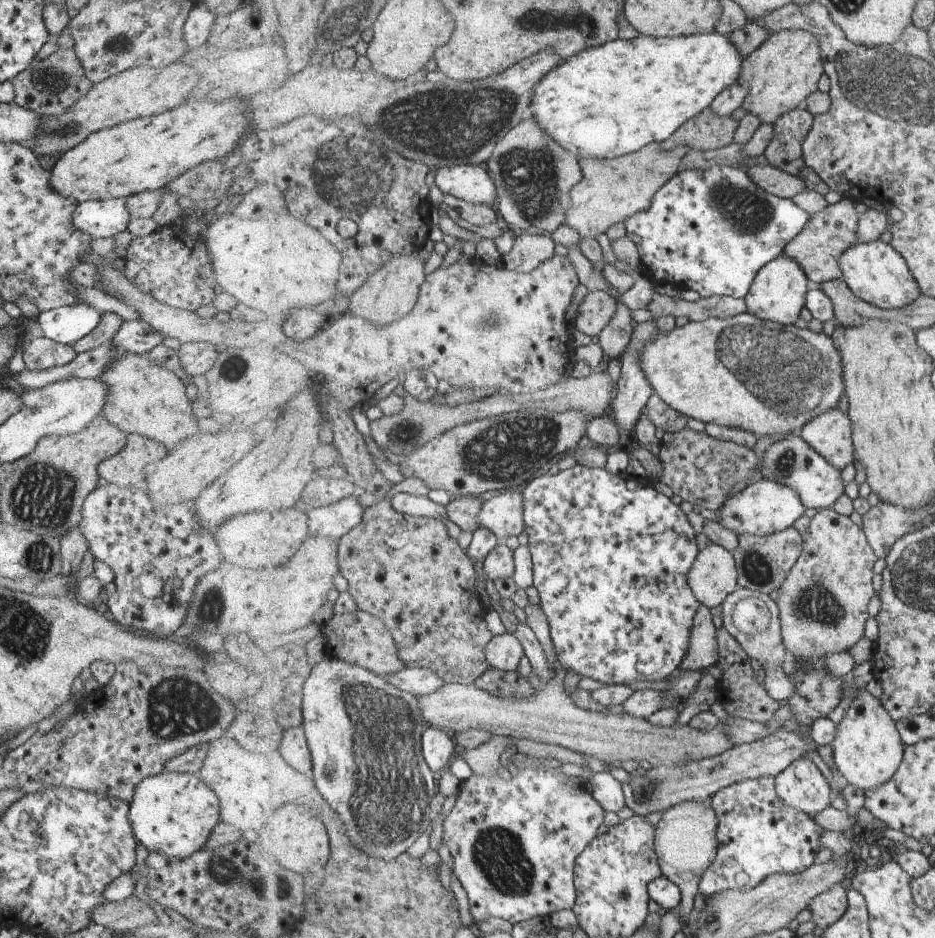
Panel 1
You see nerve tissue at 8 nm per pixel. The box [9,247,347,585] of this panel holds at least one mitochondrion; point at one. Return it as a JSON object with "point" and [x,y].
{"point":[40,556]}

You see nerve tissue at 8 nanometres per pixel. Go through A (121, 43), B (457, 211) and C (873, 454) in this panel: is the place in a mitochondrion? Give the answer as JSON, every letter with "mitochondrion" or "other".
{"A":"mitochondrion","B":"other","C":"other"}

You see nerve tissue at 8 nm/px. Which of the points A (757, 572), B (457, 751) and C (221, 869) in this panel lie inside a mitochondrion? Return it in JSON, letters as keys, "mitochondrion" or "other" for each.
{"A":"mitochondrion","B":"other","C":"mitochondrion"}

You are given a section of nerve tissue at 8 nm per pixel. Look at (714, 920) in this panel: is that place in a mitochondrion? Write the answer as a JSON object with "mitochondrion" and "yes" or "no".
{"mitochondrion":"yes"}

